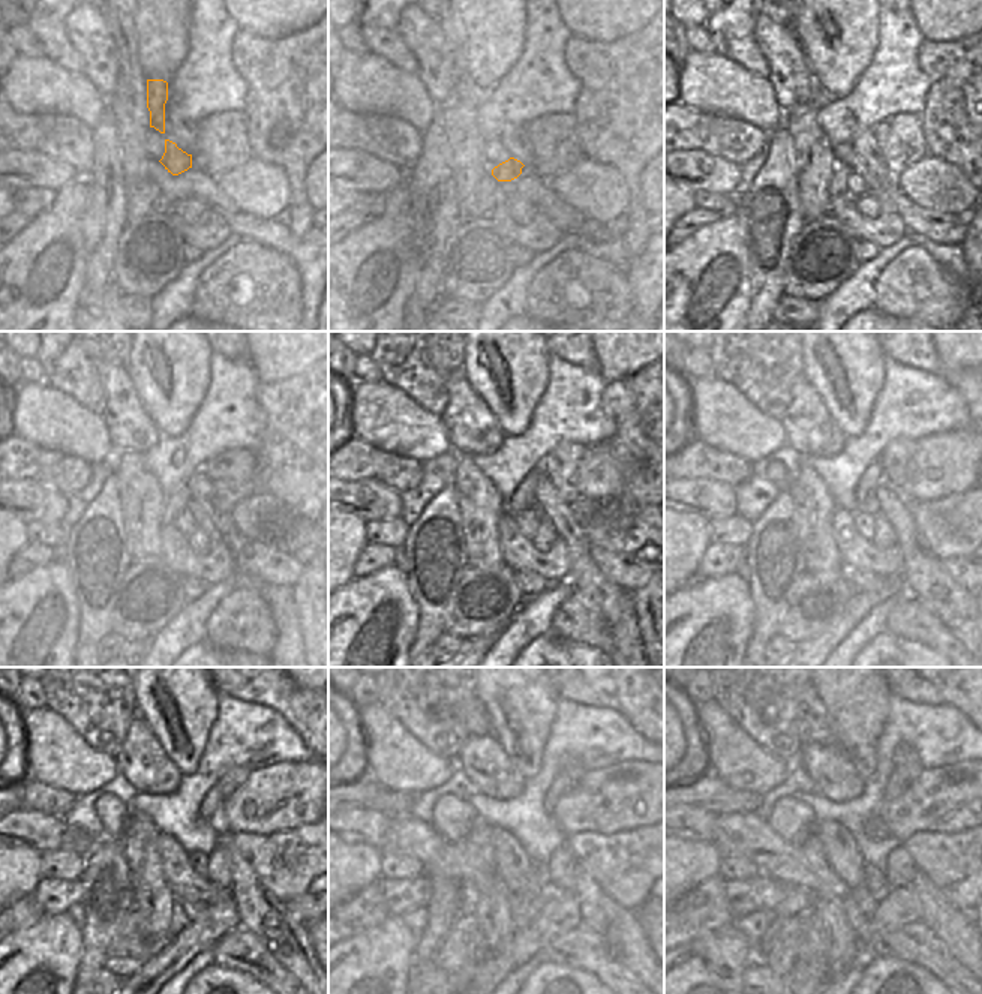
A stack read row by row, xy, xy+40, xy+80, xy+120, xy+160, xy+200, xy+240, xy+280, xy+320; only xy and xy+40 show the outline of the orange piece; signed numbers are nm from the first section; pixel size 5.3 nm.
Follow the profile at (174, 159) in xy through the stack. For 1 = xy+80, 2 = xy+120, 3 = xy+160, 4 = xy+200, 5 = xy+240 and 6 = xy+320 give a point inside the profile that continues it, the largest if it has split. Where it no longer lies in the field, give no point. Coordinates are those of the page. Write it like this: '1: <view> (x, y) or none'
1: xy+80 (856, 186)
2: xy+120 (185, 522)
3: xy+160 (528, 520)
4: xy+200 (865, 523)
5: xy+240 (198, 861)
6: xy+320 (876, 880)

